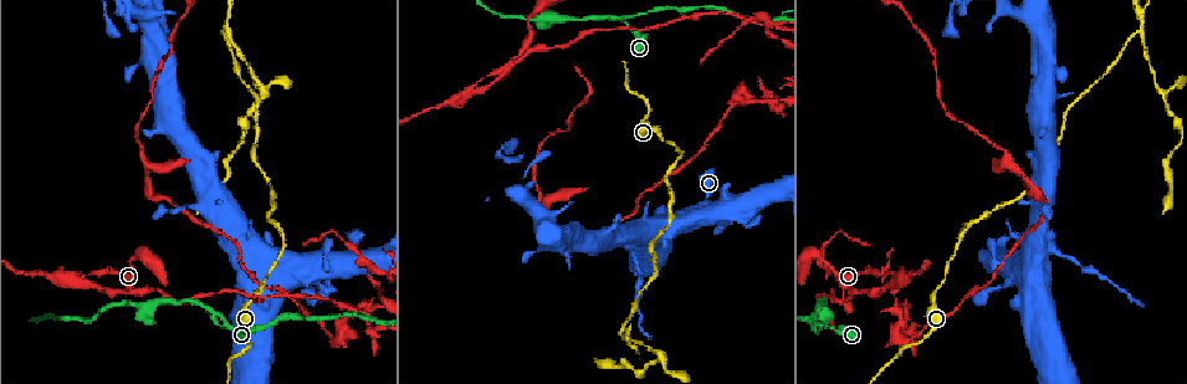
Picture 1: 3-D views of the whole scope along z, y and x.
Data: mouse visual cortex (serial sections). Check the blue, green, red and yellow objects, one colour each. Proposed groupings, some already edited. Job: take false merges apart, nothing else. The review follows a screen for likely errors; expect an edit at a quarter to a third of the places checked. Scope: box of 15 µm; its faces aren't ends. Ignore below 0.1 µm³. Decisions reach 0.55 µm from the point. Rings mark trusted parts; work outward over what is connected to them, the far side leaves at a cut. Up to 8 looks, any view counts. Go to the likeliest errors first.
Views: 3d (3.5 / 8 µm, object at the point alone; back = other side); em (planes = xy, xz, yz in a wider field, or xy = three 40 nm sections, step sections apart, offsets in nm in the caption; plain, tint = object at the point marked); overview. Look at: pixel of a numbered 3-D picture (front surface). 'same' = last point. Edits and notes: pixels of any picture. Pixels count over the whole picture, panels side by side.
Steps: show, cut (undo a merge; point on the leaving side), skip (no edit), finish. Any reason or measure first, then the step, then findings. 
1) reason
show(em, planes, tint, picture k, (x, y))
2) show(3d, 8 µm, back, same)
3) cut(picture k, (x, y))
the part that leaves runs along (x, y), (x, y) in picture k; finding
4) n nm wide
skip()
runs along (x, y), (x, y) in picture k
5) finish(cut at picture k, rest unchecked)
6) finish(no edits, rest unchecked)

calibre changes
show(em, xy, step 5, tint, picture 1, (627, 17))

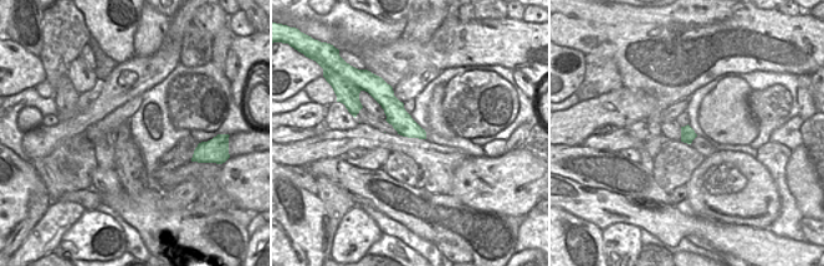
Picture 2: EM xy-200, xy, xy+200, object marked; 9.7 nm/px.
see where the arms go
show(3d, 3.5 µm, same)

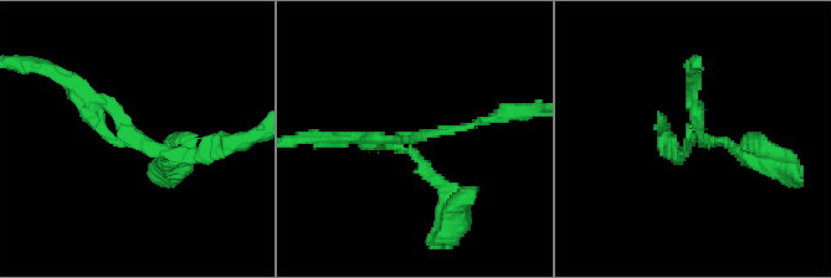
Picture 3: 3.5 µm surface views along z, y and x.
200 nm wide
skip()
runs along (383, 85), (394, 111), (423, 136) in picture 2; one cell here

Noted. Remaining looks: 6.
side arm on a straight run
show(3d, 3.5 µm, back, picture 1, (896, 276))

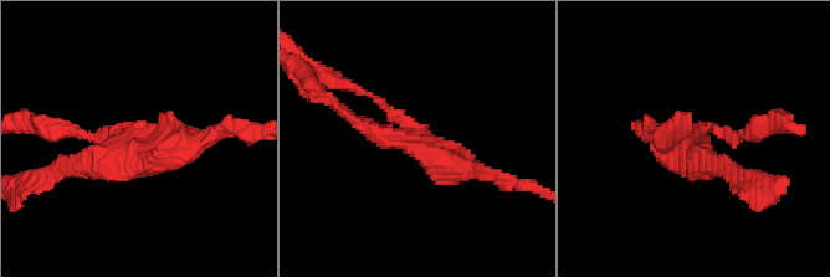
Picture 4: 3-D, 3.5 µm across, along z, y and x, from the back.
3 arms; arms of 100, 200, 300 nm; need the tissue
show(em, xy, step 1, tint, picture 4, (137, 138))

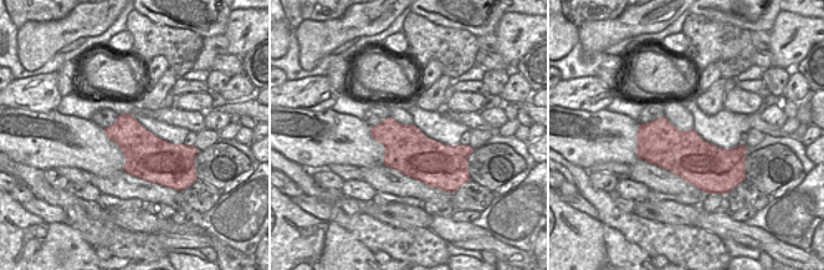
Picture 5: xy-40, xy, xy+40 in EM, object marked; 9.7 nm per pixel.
440 nm wide
cut(picture 4, (414, 149))
the part that leaves runs along (413, 132), (378, 136), (321, 91) in picture 4; two cells meet here

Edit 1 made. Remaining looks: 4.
see it whole again
show(overview)

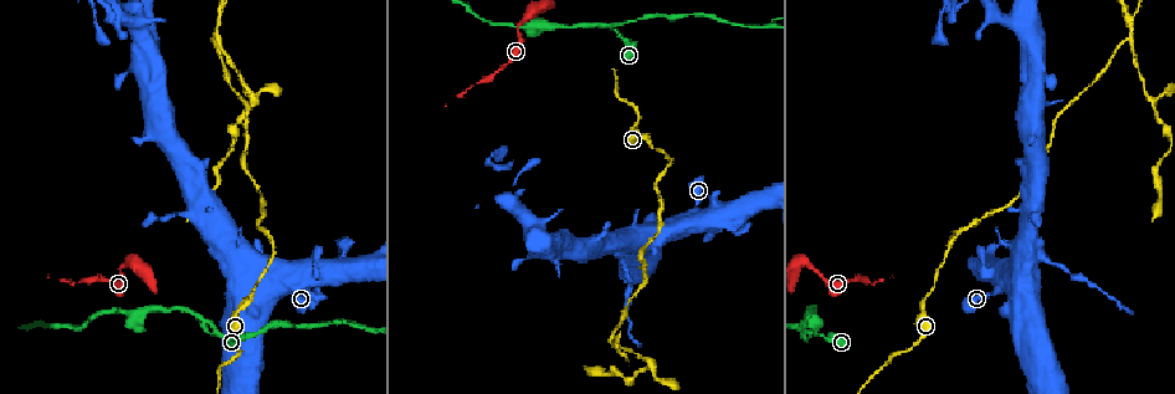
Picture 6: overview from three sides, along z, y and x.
show(3d, 3.5 µm, back, picture 6, (769, 26))

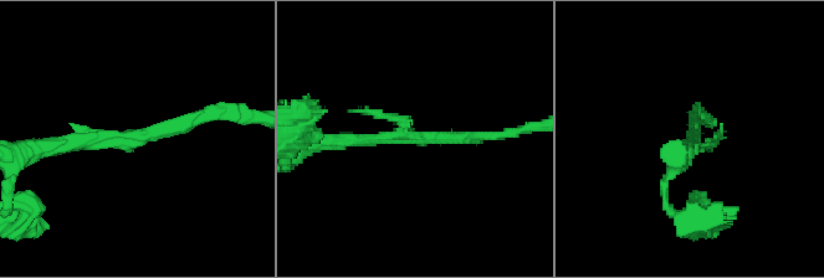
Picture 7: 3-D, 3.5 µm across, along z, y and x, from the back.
now the EM
show(em, xy, step 2, tint, picture 7, (137, 139))

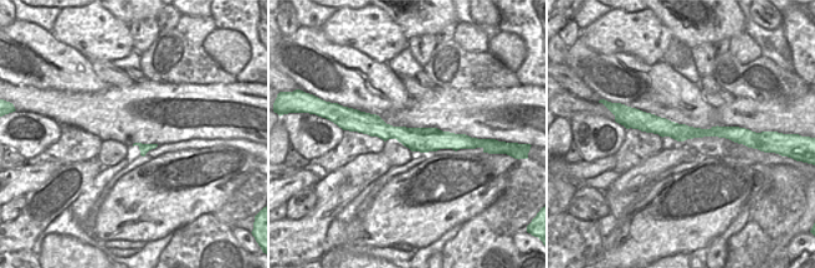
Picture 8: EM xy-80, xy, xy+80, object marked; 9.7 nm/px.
240 nm wide
skip()
runs along (355, 125), (461, 145) in picture 8; continuous, no second cell

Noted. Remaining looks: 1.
finish(cut at picture 4, rest unchecked)

